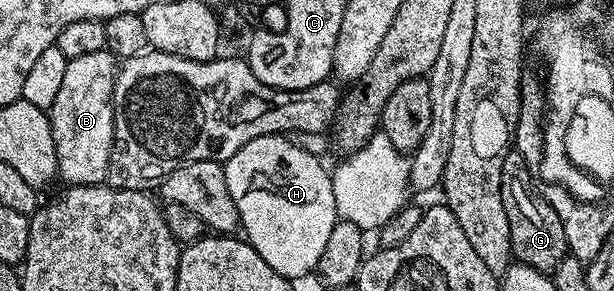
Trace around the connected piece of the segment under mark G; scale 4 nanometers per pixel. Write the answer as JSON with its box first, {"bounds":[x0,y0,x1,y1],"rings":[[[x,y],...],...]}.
{"bounds":[503,149,570,273],"rings":[[[515,149],[509,150],[503,161],[503,201],[507,209],[507,221],[511,225],[511,245],[516,262],[526,263],[536,271],[552,273],[570,254],[567,233],[559,213],[555,213],[552,202],[544,199],[533,188],[533,175],[529,172],[530,160]]]}

